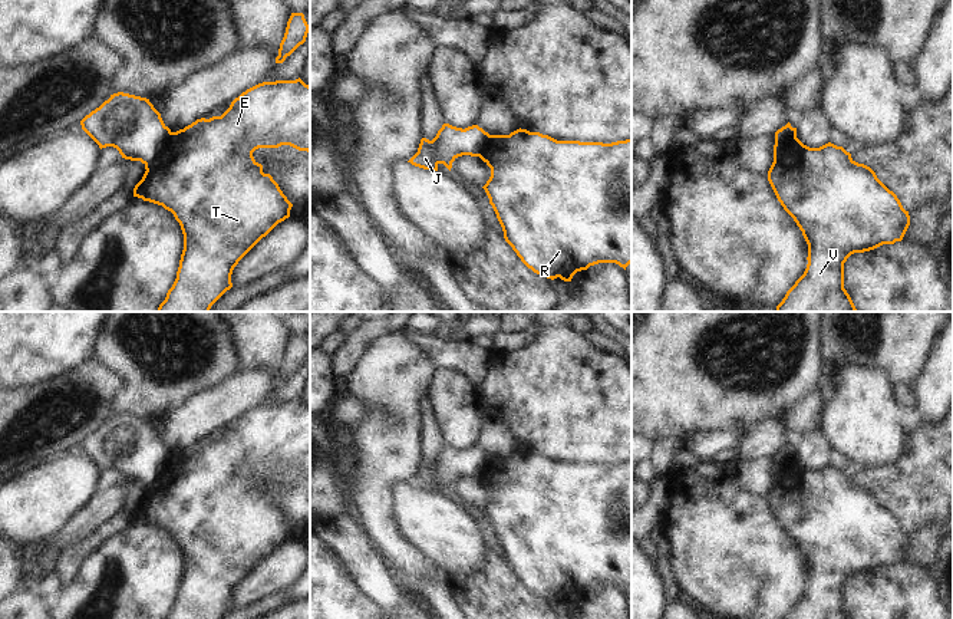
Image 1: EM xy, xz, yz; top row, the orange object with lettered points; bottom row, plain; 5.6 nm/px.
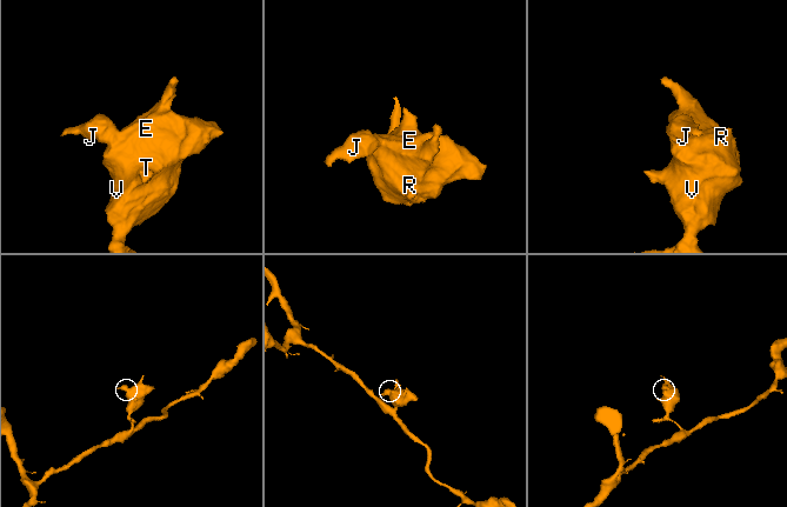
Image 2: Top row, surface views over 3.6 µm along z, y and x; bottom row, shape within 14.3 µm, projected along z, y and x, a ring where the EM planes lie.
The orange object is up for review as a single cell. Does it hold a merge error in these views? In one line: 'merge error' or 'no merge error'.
merge error

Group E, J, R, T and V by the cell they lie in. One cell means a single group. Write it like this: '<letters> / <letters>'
E R T V / J

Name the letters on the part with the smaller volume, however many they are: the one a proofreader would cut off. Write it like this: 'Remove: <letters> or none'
Remove: J

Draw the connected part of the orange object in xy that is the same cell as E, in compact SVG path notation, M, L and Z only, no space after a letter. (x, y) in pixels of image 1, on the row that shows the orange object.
M300 78L258 83L238 98L221 116L201 118L172 132L165 148L148 164L133 188L133 197L171 211L184 234L184 250L177 279L158 312L210 312L211 306L233 287L231 274L238 261L278 223L290 217L293 204L270 174L263 172L253 152L258 148L290 145L310 154L310 86Z

